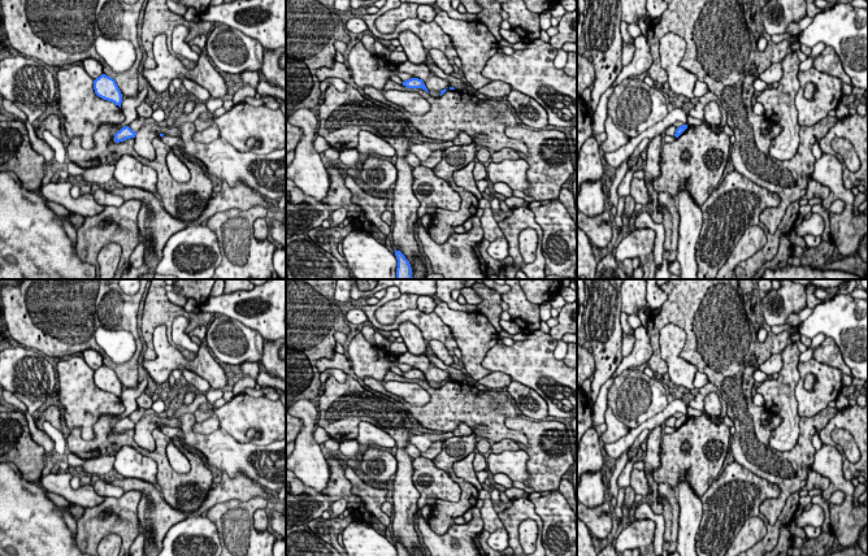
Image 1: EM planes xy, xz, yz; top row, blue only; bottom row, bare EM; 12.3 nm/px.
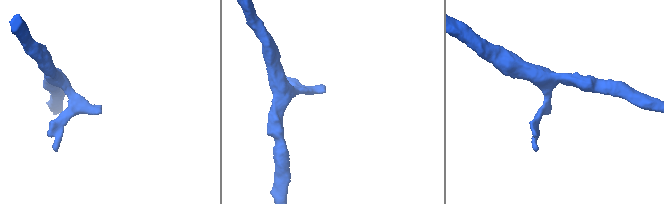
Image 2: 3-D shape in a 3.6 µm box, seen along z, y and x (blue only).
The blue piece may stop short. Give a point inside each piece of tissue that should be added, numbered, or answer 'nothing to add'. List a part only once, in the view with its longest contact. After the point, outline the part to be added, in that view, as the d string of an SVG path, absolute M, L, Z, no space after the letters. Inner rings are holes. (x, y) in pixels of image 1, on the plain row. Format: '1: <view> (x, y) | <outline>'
nothing to add

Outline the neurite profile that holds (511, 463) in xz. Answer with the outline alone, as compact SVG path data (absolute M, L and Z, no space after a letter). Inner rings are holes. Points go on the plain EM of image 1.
M521 448L515 451L503 451L500 453L490 453L486 457L487 470L490 475L505 474L513 482L525 483L529 479L529 473L526 469L526 462L529 455Z

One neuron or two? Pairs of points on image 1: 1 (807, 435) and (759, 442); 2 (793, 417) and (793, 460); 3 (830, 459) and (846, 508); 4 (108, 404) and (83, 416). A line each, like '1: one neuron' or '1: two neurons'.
1: one neuron
2: two neurons
3: one neuron
4: one neuron

